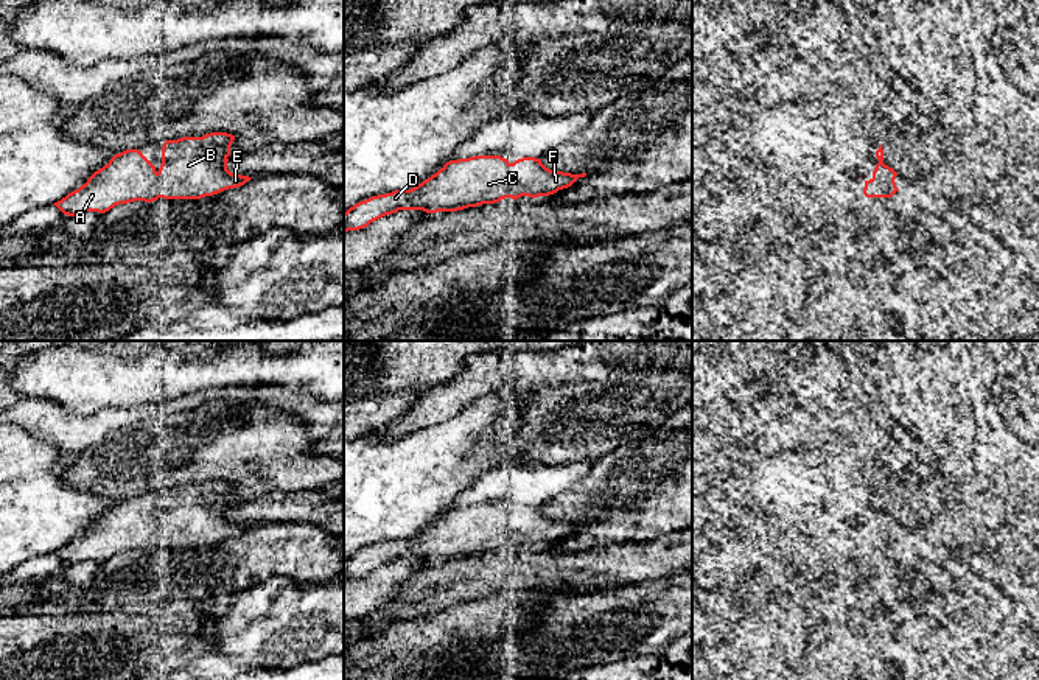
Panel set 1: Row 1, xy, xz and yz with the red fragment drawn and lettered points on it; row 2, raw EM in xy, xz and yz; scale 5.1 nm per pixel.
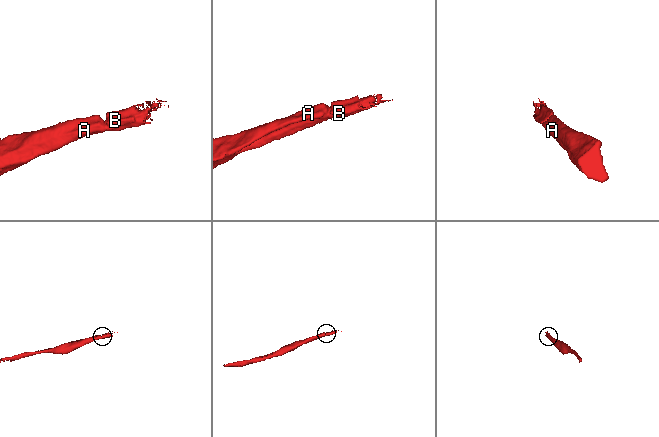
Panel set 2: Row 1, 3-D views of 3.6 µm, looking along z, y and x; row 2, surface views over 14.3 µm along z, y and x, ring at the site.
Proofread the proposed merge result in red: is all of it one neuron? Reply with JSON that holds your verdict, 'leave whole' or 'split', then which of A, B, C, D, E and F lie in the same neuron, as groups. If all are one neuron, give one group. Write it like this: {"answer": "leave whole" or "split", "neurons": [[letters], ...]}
{"answer": "leave whole", "neurons": [["A", "B", "C", "D", "E", "F"]]}

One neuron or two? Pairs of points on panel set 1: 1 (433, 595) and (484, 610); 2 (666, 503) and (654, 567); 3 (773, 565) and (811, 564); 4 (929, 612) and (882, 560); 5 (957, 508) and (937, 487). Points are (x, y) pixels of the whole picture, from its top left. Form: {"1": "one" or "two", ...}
{"1": "two", "2": "two", "3": "one", "4": "one", "5": "one"}

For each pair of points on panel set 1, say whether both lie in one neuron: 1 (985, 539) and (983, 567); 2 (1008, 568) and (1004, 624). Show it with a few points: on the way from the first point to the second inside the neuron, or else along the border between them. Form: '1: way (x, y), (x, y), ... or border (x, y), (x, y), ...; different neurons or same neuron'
1: way (985, 545), (983, 560); same neuron
2: border (1008, 598), (1022, 606); different neurons

